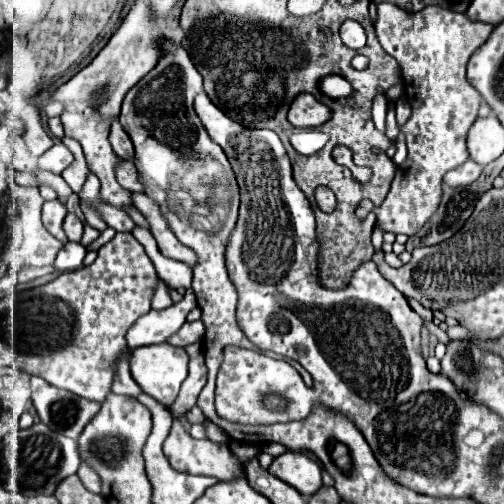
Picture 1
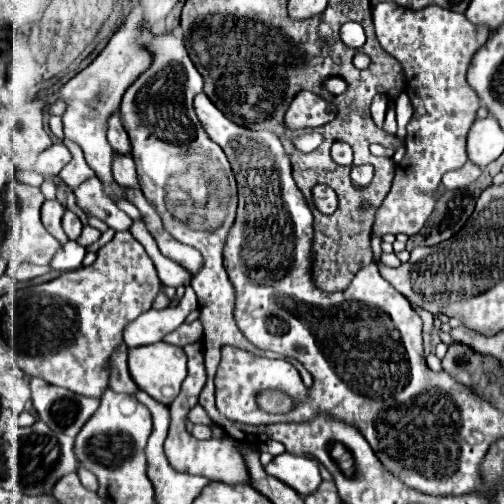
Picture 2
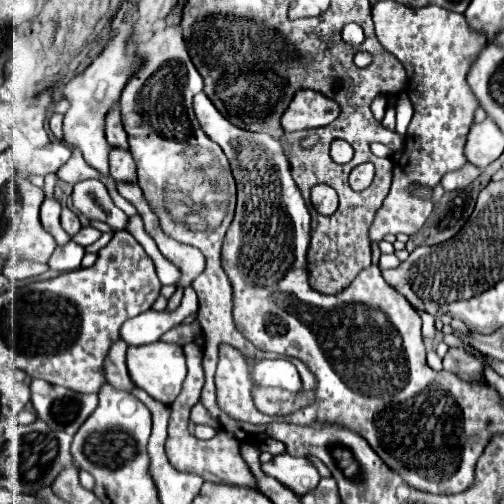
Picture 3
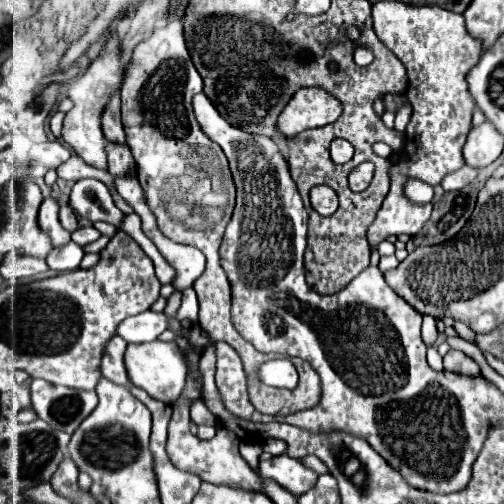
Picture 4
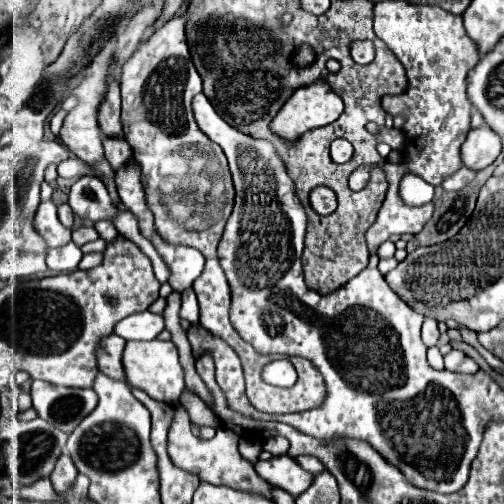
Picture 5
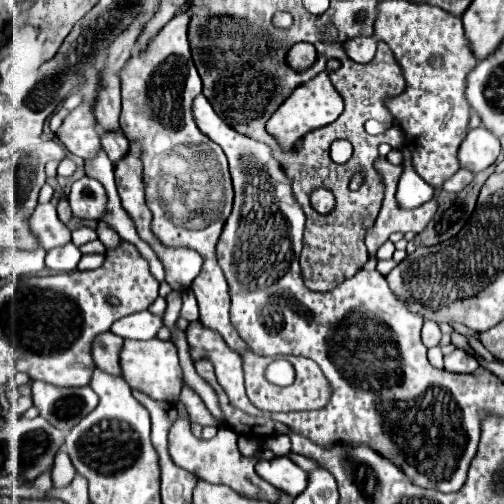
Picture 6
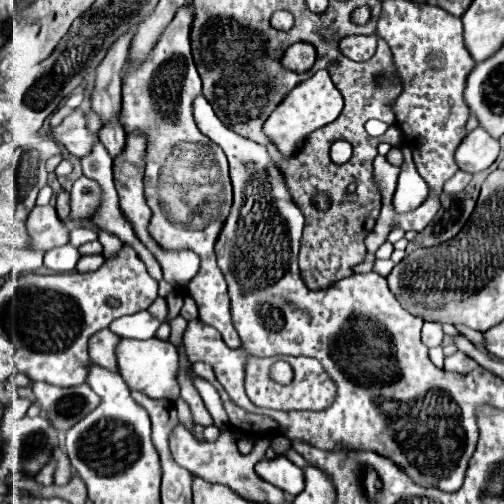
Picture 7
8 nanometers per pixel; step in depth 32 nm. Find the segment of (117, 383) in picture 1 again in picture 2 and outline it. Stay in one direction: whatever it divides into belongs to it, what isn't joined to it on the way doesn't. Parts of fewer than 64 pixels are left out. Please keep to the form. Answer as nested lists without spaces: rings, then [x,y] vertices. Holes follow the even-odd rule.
[[[120,348],[112,356],[112,376],[110,376],[110,388],[114,392],[124,392],[124,394],[136,394],[140,388],[132,380],[128,372],[128,362],[126,362],[126,348]]]

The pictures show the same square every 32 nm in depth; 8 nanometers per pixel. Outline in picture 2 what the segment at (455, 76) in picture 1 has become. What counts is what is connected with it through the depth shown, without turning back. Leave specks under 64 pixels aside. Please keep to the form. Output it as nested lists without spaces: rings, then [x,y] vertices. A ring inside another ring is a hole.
[[[392,2],[374,6],[374,26],[380,46],[402,64],[406,94],[410,96],[414,113],[406,126],[406,156],[396,166],[390,188],[400,198],[384,198],[376,210],[372,232],[380,232],[380,236],[388,232],[414,236],[436,208],[436,192],[442,176],[468,160],[466,134],[476,120],[480,96],[466,82],[466,70],[476,50],[488,40],[490,28],[476,26],[464,14],[440,6],[426,6],[424,10],[412,12]],[[386,202],[390,208],[396,206],[400,210],[386,210]]]

